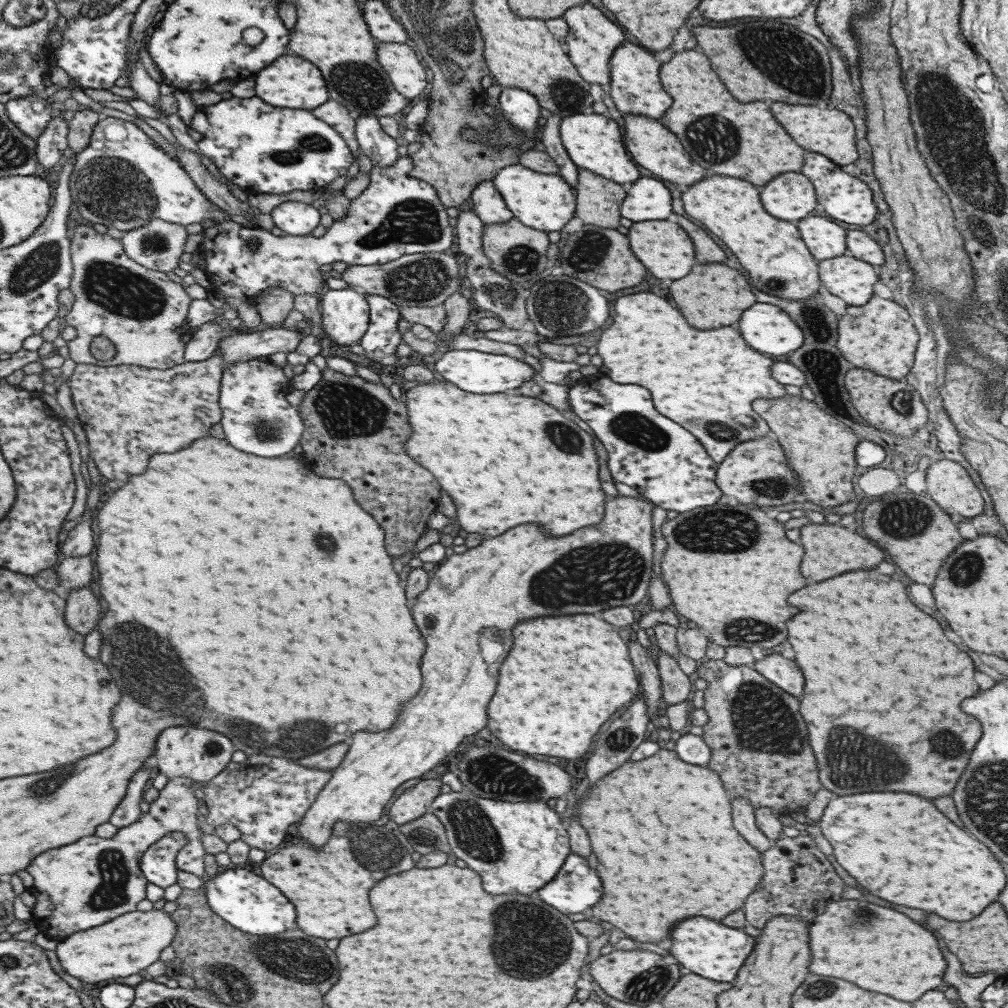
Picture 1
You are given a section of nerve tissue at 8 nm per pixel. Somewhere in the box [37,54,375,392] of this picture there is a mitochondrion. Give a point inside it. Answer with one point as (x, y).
(114, 191)

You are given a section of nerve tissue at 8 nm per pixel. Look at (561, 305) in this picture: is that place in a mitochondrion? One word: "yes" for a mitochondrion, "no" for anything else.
yes

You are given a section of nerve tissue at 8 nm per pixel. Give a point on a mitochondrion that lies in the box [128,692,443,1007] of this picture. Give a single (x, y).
(303, 961)

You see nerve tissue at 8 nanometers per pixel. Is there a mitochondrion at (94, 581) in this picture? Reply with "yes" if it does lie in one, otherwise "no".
no

